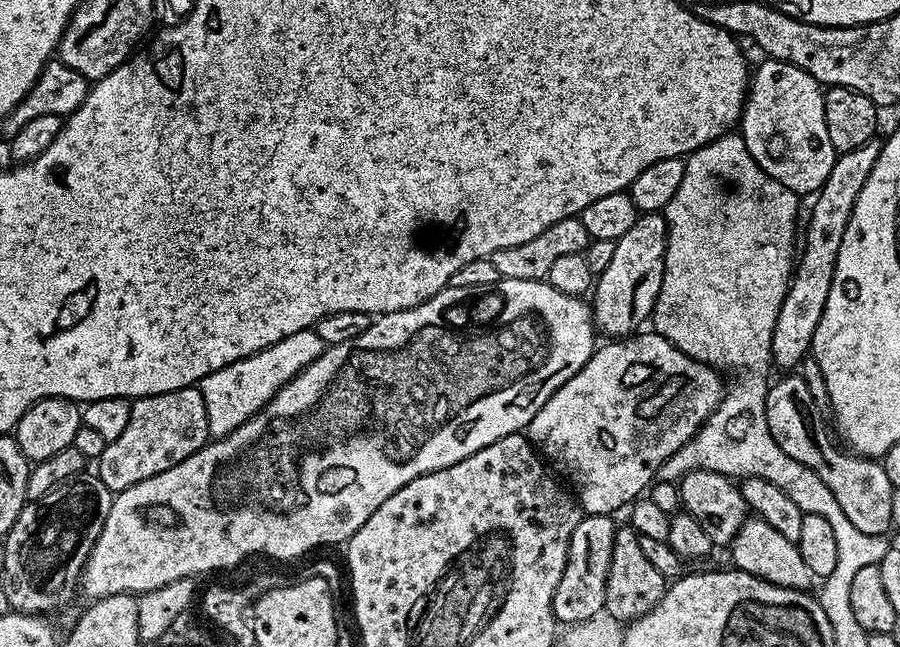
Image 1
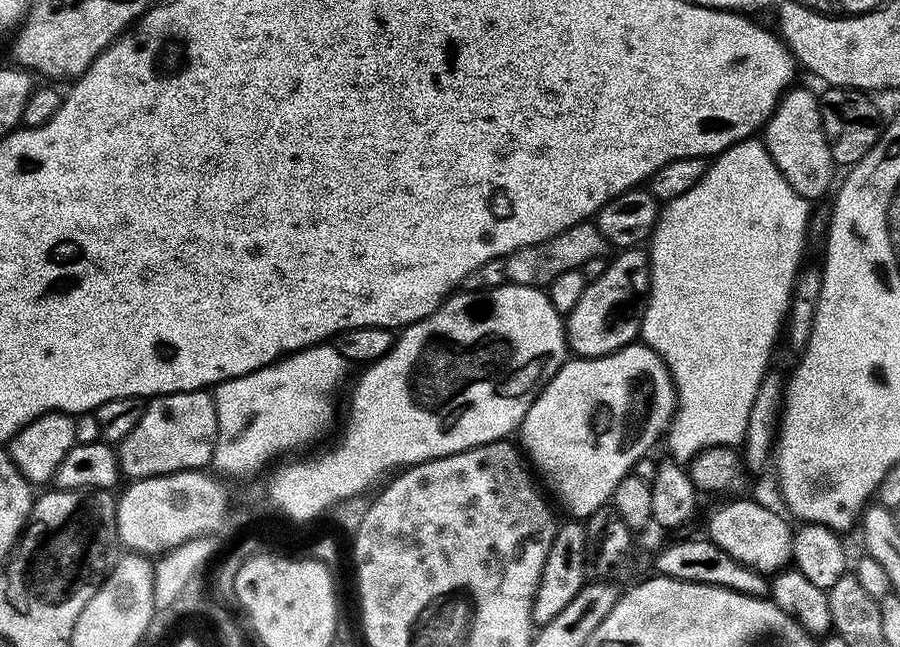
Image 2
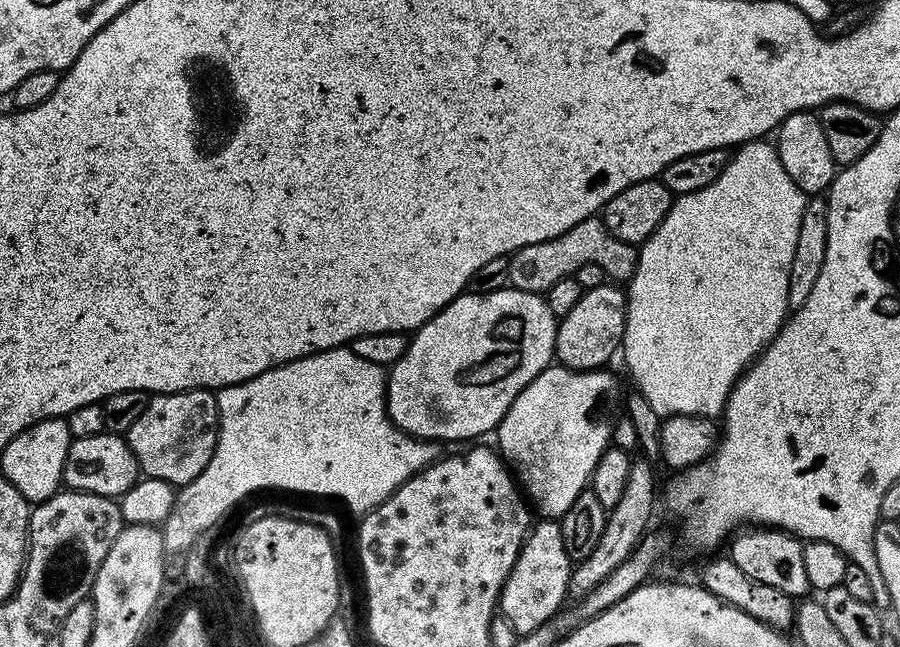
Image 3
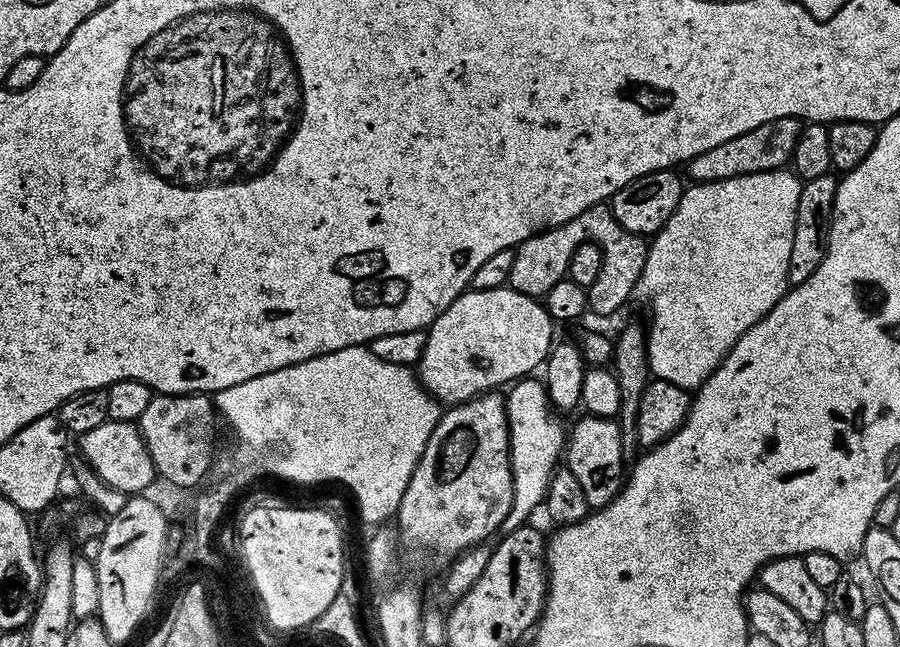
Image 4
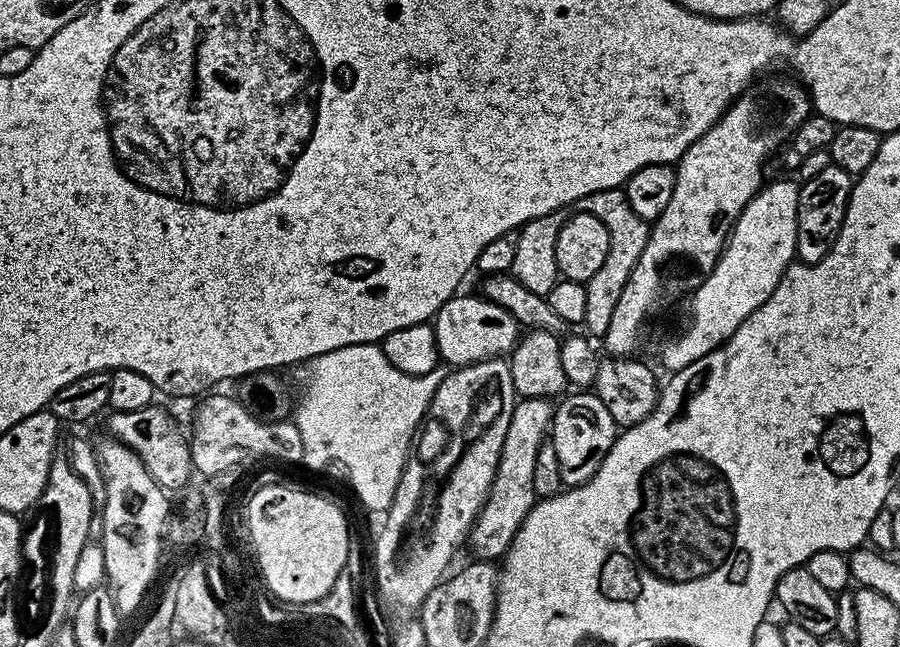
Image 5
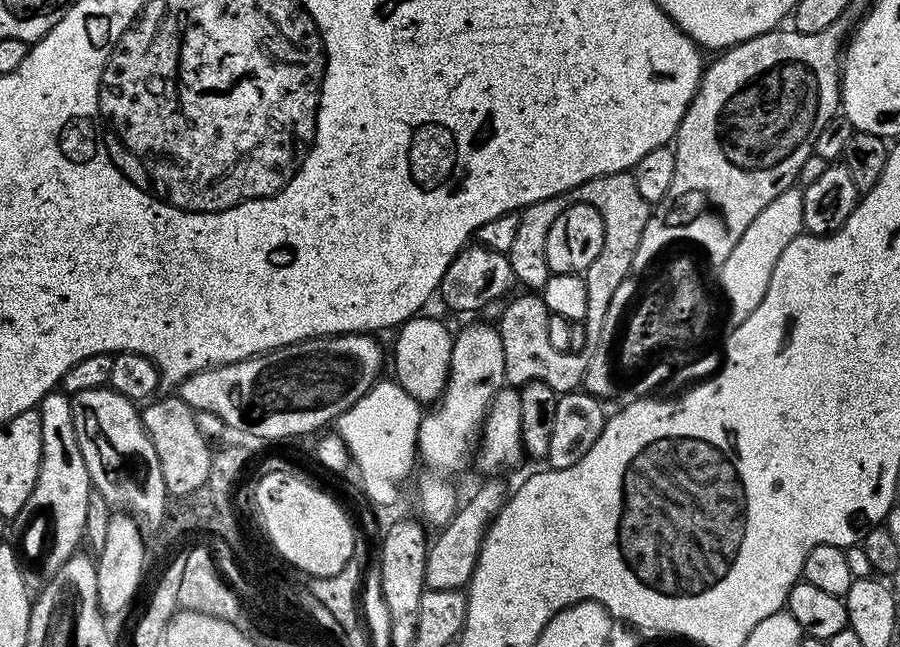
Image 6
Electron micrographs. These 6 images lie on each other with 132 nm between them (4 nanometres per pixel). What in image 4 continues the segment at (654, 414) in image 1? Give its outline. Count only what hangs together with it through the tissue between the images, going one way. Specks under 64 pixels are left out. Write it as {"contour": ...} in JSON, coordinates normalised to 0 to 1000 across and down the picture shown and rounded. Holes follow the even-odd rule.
{"contour":[[[579,584],[572,589],[562,606],[564,697],[573,702],[578,692],[578,680],[588,680],[591,685],[591,692],[587,692],[582,699],[582,730],[584,734],[591,736],[592,745],[596,747],[592,754],[587,754],[582,760],[581,733],[578,731],[578,726],[570,728],[571,770],[569,771],[569,787],[560,804],[560,816],[564,819],[579,815],[586,805],[582,802],[596,784],[599,787],[603,781],[613,733],[623,716],[624,700],[629,692],[629,662],[628,657],[622,657],[623,645],[616,640],[610,626],[609,603],[599,586],[591,586],[596,584]]]}

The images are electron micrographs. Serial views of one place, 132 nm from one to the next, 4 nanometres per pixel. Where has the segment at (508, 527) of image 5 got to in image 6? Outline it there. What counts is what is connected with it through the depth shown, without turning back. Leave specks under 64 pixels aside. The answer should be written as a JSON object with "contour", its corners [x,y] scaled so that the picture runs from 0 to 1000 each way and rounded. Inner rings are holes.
{"contour":[[[542,739],[538,750],[508,784],[507,793],[500,801],[498,810],[488,818],[489,822],[476,842],[476,861],[471,876],[471,907],[482,912],[511,912],[519,904],[524,892],[533,845],[538,836],[538,825],[548,801],[556,793],[562,771],[562,759],[554,748],[554,740]]]}

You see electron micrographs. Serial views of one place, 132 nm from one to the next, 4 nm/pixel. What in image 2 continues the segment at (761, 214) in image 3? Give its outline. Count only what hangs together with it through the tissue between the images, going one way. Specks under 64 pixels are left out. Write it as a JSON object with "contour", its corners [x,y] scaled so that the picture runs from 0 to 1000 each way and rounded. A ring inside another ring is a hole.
{"contour":[[[844,213],[826,216],[811,224],[783,258],[781,275],[770,291],[762,294],[758,306],[743,309],[734,320],[733,334],[729,340],[729,354],[722,366],[724,383],[719,385],[722,442],[710,524],[718,536],[732,547],[747,581],[747,589],[751,592],[751,638],[747,643],[747,657],[742,660],[740,669],[741,703],[746,709],[768,714],[783,692],[793,689],[812,692],[826,688],[829,658],[833,646],[833,628],[842,609],[842,597],[847,584],[859,561],[858,536],[861,535],[866,519],[868,524],[869,502],[872,499],[877,471],[880,467],[880,447],[884,442],[884,428],[891,414],[889,400],[893,396],[893,369],[900,365],[898,321],[900,321],[899,311],[894,309],[891,300],[887,300],[887,294],[882,294],[878,281],[873,281],[869,263],[864,263],[860,244],[856,244],[853,227]]]}

